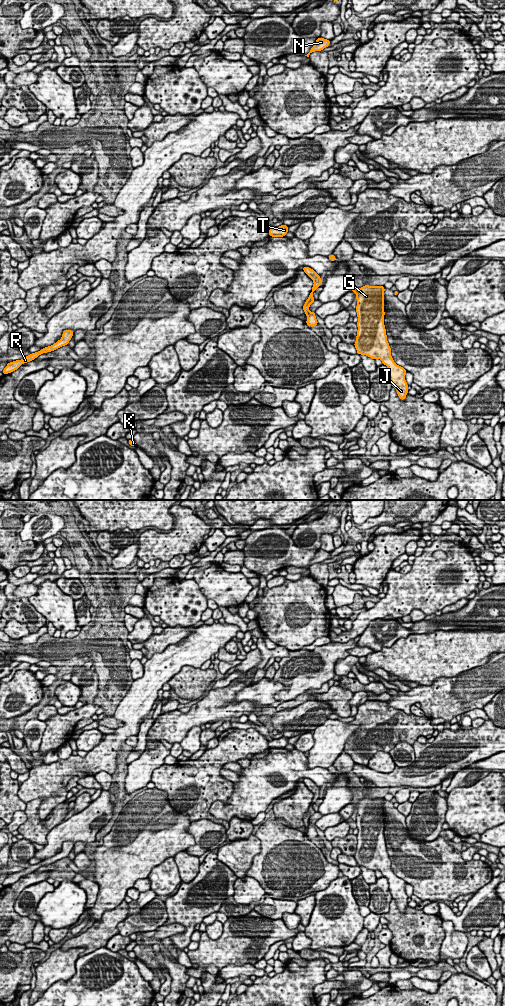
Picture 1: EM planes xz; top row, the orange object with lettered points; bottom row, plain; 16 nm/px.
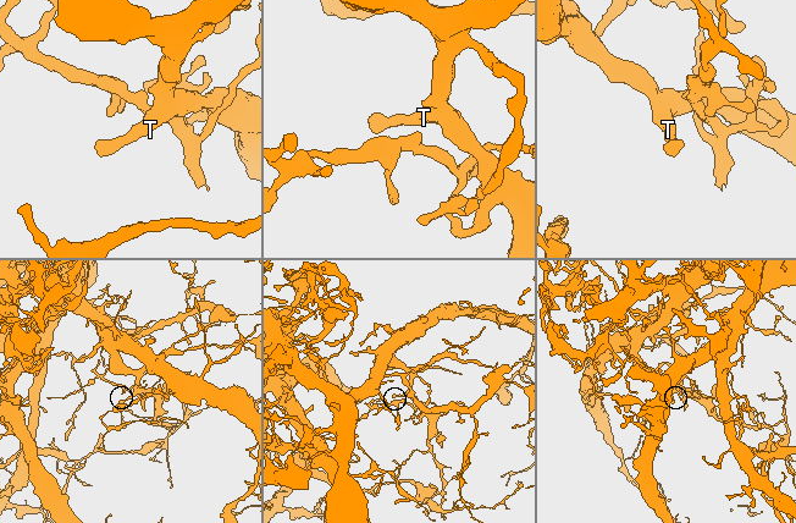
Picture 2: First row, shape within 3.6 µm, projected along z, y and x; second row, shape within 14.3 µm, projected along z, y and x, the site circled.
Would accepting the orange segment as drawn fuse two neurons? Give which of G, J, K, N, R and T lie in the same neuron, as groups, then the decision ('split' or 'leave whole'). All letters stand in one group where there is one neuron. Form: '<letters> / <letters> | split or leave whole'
G J K N T / R | split

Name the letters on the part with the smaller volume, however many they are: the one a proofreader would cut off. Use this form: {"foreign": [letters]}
{"foreign": ["R"]}

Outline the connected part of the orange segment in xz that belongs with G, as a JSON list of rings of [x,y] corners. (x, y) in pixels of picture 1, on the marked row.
[[[364,285],[361,288],[352,287],[356,293],[358,317],[357,336],[354,346],[357,354],[366,355],[372,359],[379,358],[388,367],[389,379],[401,400],[405,400],[408,384],[405,380],[406,370],[397,365],[392,356],[387,341],[384,325],[384,286]]]

